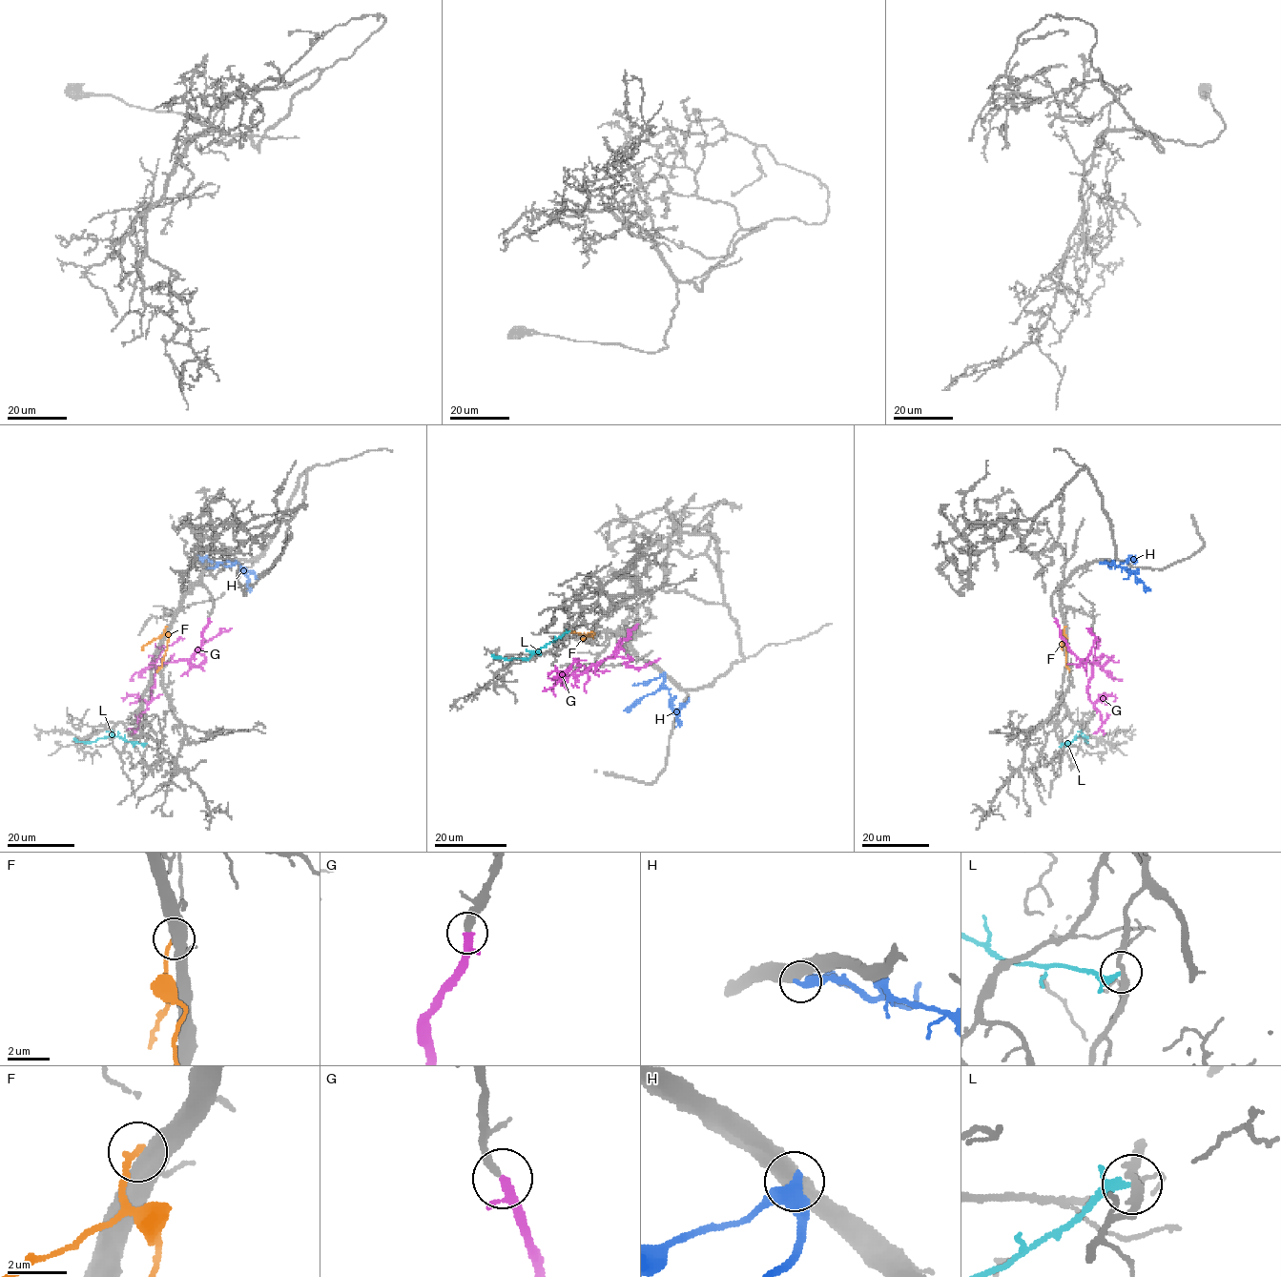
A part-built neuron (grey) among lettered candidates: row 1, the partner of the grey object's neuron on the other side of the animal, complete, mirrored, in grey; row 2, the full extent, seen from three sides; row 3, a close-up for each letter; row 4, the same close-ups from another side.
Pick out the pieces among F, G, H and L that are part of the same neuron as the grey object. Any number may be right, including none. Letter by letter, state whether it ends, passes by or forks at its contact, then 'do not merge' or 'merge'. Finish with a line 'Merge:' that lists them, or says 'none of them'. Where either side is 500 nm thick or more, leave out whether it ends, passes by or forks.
F: it ends; do not merge
G: it passes by; merge
H: do not merge
L: it passes by; do not merge
Merge: G

